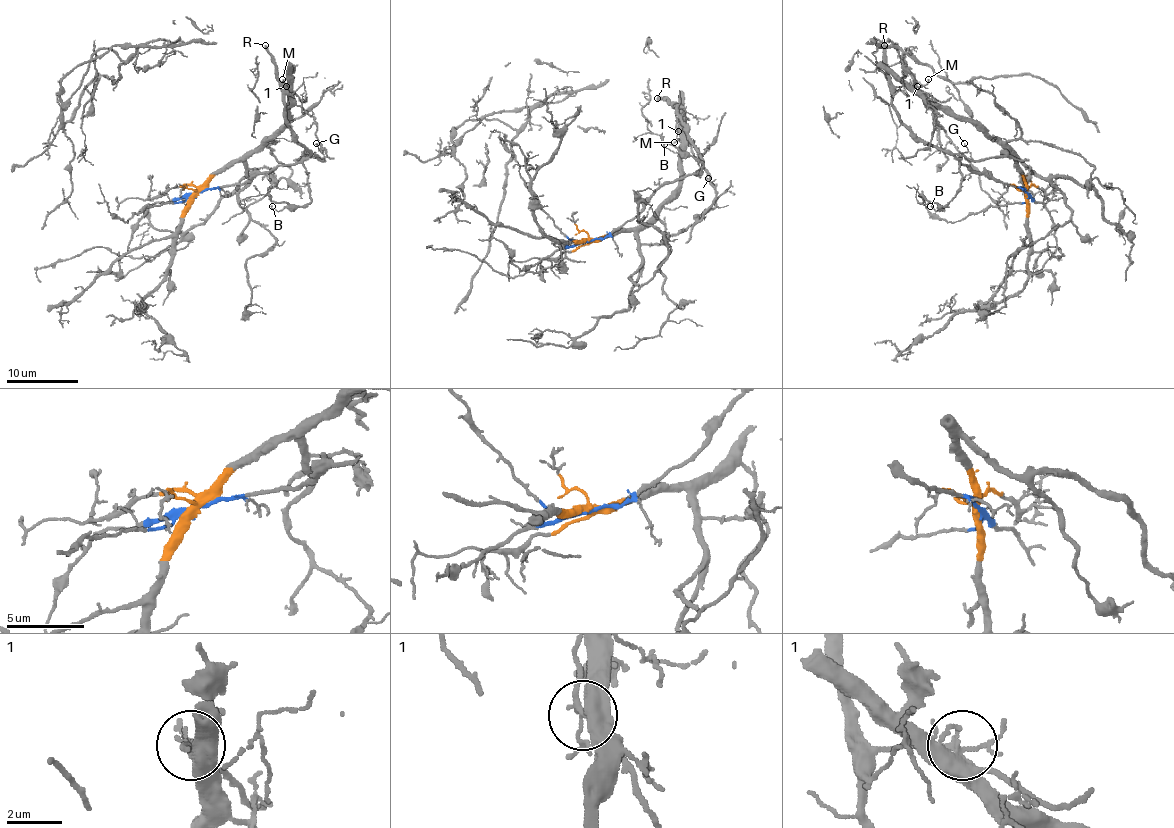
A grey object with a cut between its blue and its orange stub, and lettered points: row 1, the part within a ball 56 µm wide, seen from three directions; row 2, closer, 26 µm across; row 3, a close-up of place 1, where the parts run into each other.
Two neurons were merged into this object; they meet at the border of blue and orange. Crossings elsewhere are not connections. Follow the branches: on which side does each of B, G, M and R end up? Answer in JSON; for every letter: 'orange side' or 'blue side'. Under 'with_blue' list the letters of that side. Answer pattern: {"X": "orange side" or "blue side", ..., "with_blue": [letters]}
{"B": "blue side", "G": "blue side", "M": "blue side", "R": "blue side", "with_blue": ["B", "G", "M", "R"]}

